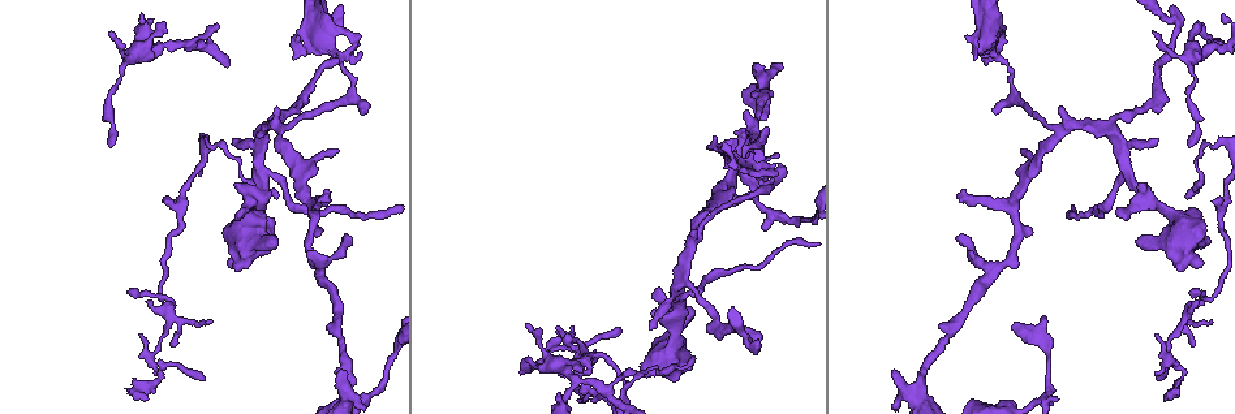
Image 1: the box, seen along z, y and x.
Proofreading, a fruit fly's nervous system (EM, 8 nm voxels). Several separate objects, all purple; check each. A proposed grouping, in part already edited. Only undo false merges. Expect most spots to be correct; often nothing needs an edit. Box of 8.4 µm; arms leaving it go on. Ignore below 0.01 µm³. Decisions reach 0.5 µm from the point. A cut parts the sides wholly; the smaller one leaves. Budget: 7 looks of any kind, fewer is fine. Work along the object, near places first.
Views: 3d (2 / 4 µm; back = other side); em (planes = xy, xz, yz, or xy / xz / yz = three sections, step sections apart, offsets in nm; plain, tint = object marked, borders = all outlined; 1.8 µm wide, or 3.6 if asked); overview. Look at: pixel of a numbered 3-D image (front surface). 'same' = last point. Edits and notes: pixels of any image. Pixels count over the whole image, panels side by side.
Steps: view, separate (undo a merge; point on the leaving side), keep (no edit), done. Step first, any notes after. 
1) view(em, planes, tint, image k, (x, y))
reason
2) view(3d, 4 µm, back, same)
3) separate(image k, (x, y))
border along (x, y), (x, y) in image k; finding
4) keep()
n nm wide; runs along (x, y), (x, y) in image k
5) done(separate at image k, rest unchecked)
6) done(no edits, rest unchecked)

view(em, xz, step 8, tint, image 1, (757, 167))
four-way junction

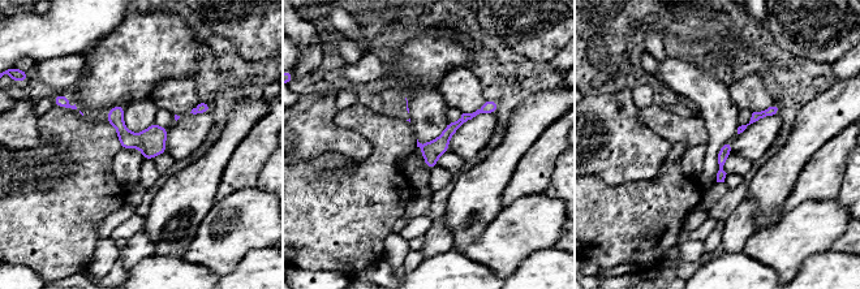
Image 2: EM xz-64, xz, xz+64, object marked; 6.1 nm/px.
keep()
runs along (494, 104), (464, 117), (430, 164) in image 2; continuous, no second neuron

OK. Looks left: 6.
view(3d, 2 µm, image 1, (559, 366))
abrupt turn

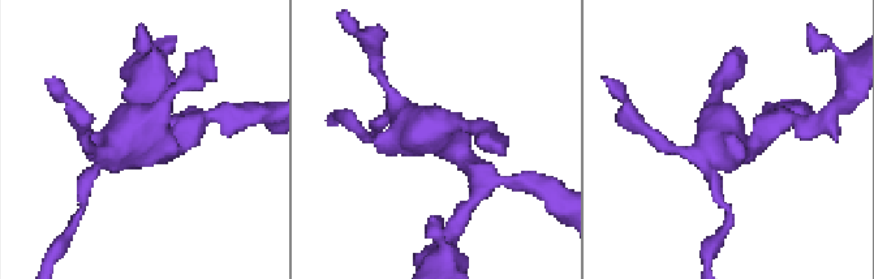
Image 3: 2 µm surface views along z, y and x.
view(em, yz, step 4, tint, image 3, (428, 130))
now the EM

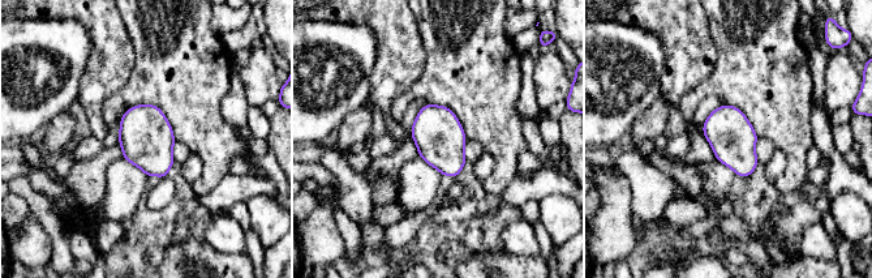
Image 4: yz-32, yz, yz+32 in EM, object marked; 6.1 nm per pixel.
view(em, planes, tint, same)
another direction

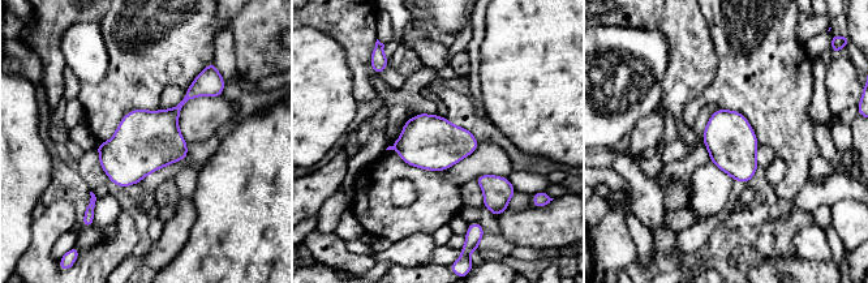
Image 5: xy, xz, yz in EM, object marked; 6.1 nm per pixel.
keep()
300 nm wide; all the same neuron

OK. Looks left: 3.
view(3d, 4 µm, image 1, (585, 356))
branch point

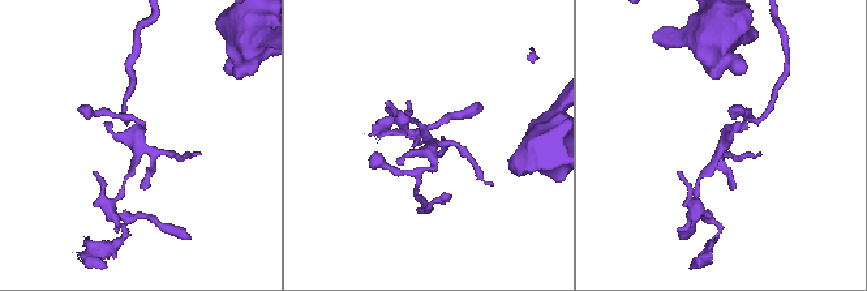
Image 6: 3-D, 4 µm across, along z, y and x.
view(em, yz, step 8, borders, image 6, (425, 149))

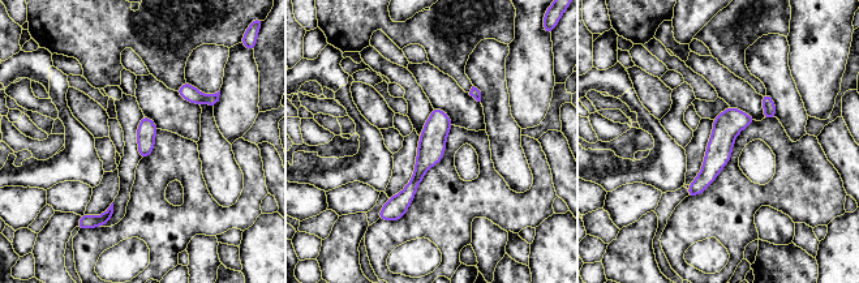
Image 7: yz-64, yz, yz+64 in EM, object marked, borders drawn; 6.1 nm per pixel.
keep()
runs along (441, 114), (415, 183), (391, 205) in image 7; one neuron here

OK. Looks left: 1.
done(no edits, rest unchecked)

